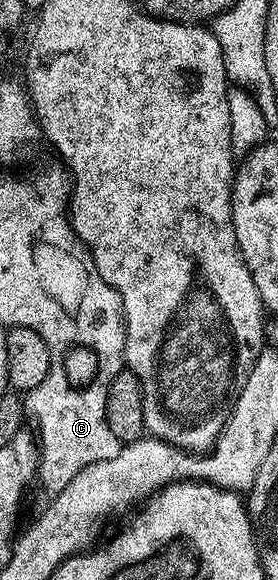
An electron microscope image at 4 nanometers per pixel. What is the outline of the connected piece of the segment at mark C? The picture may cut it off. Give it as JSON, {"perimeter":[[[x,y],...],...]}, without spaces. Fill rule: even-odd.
{"perimeter":[[[95,385],[95,393],[89,393],[85,387],[75,387],[63,401],[51,401],[51,405],[71,405],[71,409],[47,409],[47,413],[43,413],[43,424],[37,427],[37,441],[41,446],[37,481],[43,484],[47,495],[65,491],[73,475],[93,463],[101,463],[101,459],[113,459],[113,455],[119,453],[121,442],[109,431],[105,419],[106,398],[103,385]]]}

